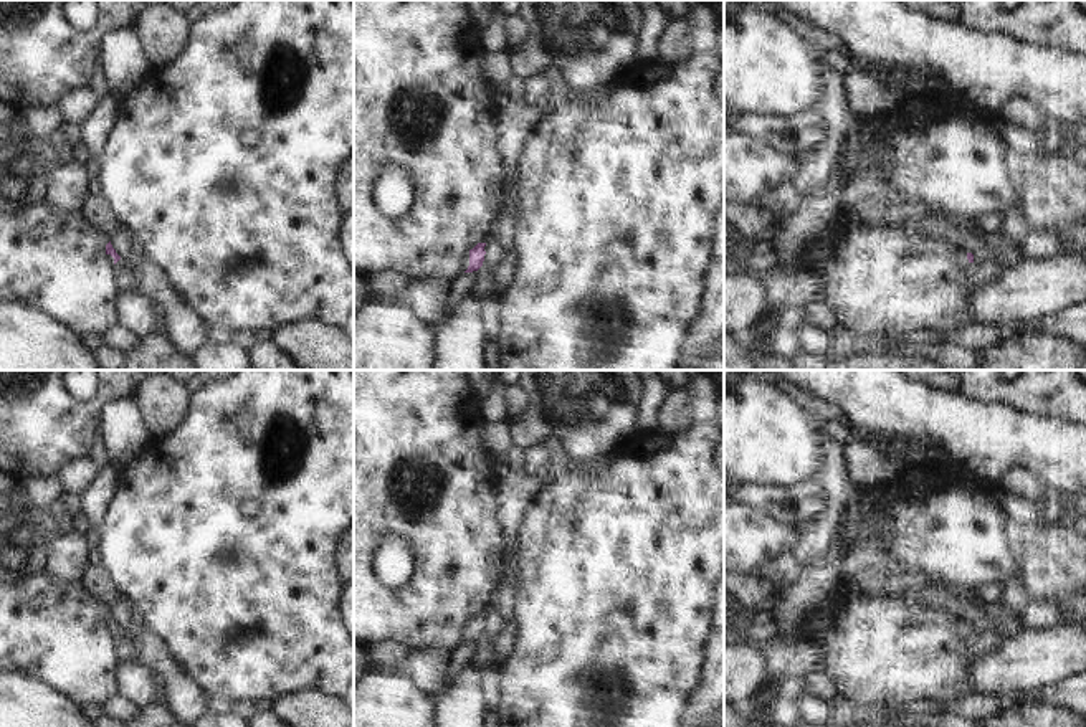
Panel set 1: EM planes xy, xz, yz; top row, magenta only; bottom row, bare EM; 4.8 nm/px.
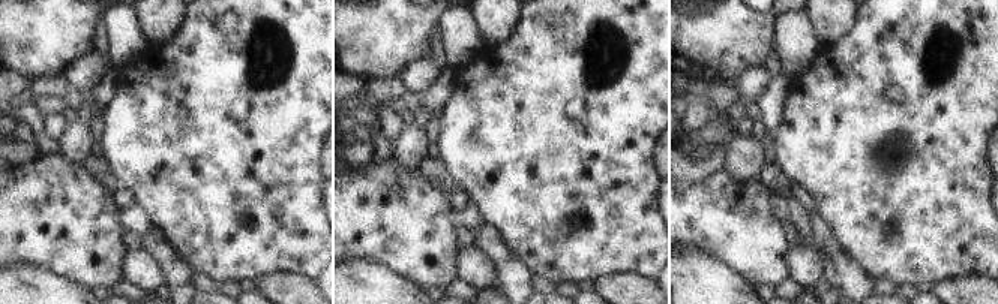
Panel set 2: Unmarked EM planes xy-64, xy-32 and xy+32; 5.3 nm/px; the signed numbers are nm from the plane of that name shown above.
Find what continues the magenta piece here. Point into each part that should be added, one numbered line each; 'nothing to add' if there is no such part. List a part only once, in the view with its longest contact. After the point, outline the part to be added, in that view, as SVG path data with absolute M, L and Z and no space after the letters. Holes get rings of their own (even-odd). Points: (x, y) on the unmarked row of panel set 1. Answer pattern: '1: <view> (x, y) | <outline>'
nothing to add

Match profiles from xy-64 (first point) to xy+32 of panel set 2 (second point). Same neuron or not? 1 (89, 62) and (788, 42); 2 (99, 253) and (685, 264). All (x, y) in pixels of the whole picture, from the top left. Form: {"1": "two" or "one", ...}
{"1": "two", "2": "two"}

